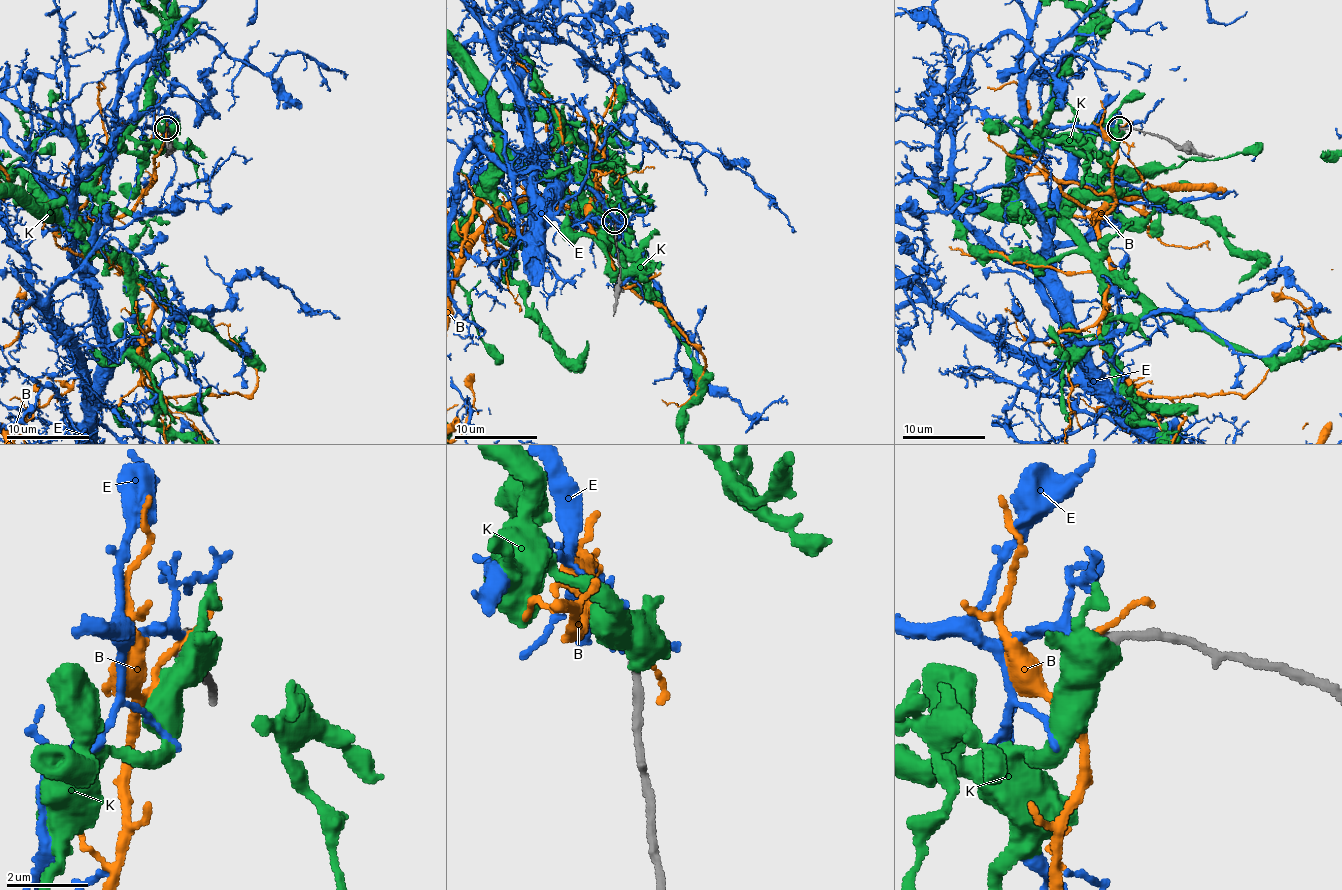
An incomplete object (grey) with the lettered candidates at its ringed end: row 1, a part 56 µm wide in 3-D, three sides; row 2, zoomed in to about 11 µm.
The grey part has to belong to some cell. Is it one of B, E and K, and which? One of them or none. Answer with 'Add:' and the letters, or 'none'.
Add: E

